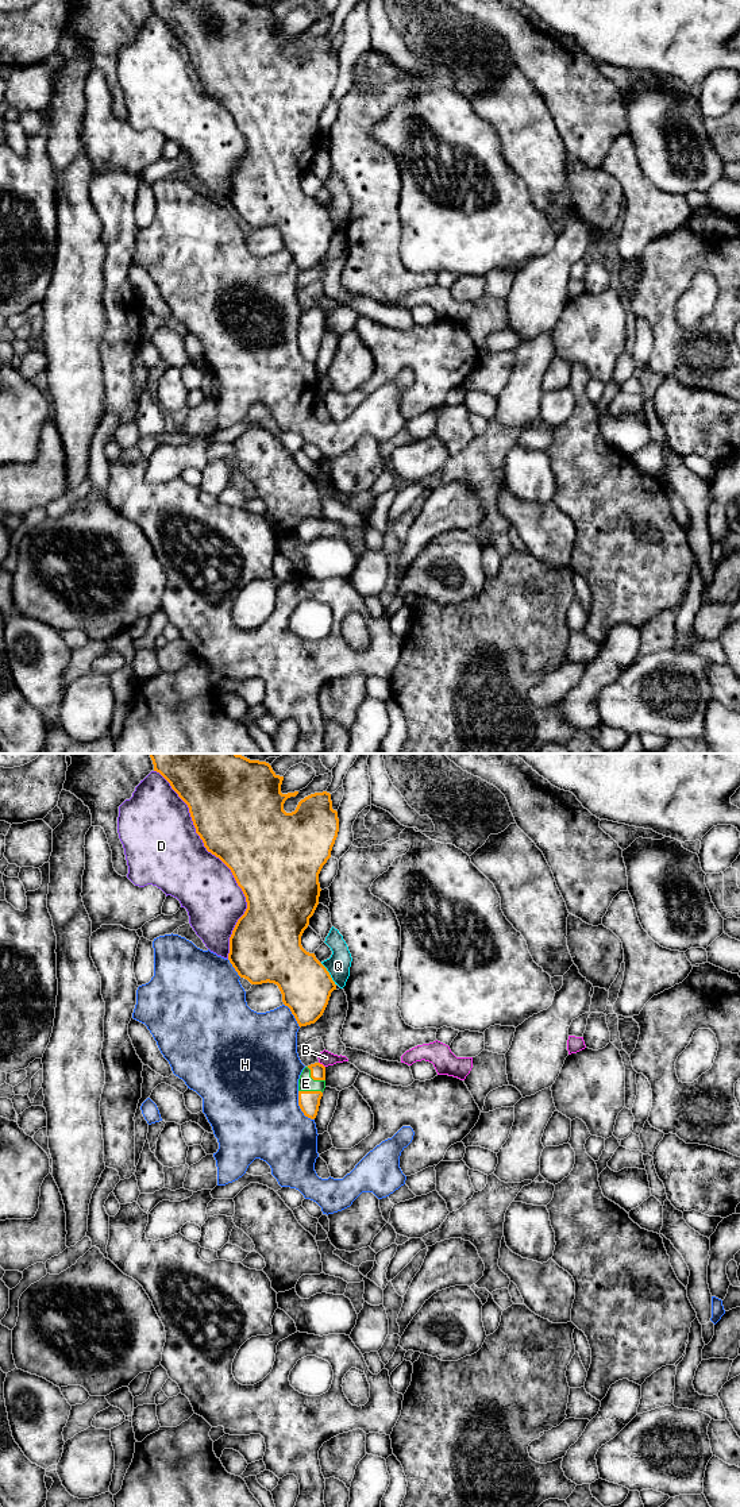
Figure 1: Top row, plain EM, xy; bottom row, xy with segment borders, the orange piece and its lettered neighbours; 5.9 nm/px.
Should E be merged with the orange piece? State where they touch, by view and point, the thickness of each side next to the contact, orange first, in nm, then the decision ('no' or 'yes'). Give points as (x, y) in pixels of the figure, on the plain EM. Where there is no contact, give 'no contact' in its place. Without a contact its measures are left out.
xy (313, 323) | 100/100 nm | yes

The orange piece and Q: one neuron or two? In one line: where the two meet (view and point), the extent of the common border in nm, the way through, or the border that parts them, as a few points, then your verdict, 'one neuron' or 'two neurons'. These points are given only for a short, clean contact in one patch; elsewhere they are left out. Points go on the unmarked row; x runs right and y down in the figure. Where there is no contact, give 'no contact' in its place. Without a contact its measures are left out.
meets orange in xy at (328, 218); contact 160 nm long; two neurons

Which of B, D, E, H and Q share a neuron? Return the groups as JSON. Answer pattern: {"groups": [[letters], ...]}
{"groups": [["B"], ["D"], ["E"], ["H"], ["Q"]]}

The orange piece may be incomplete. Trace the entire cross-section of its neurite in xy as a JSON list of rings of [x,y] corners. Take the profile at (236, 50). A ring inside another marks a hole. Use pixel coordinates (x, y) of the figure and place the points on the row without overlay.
[[[150,0],[159,16],[188,49],[196,77],[208,96],[219,101],[232,116],[242,132],[247,153],[238,163],[230,181],[228,204],[240,221],[251,228],[274,227],[282,246],[294,259],[298,270],[315,267],[324,257],[331,236],[336,234],[327,212],[301,189],[301,180],[309,169],[320,140],[319,117],[339,76],[338,55],[332,53],[331,38],[315,36],[301,43],[294,55],[286,57],[284,47],[298,35],[282,38],[284,20],[277,19],[266,5],[244,0]]]

